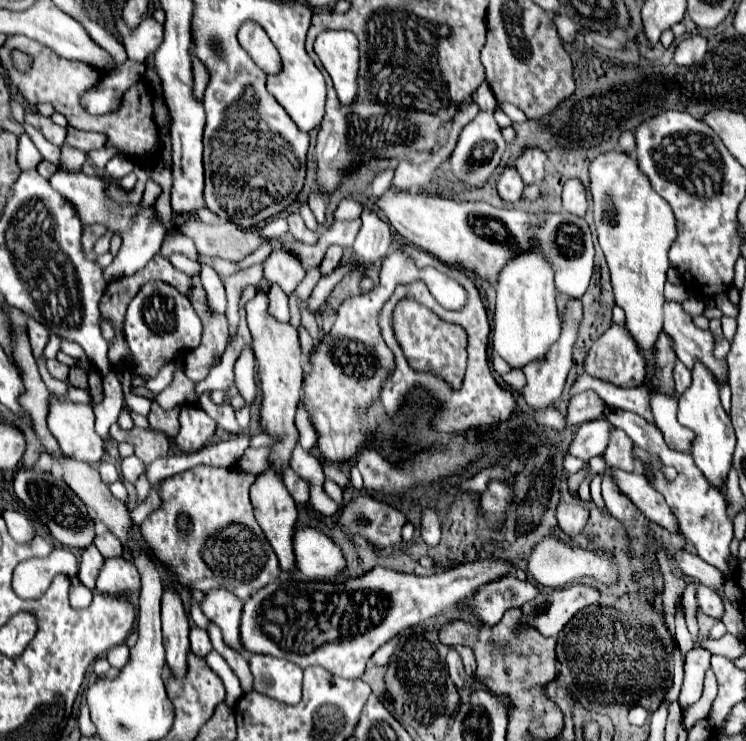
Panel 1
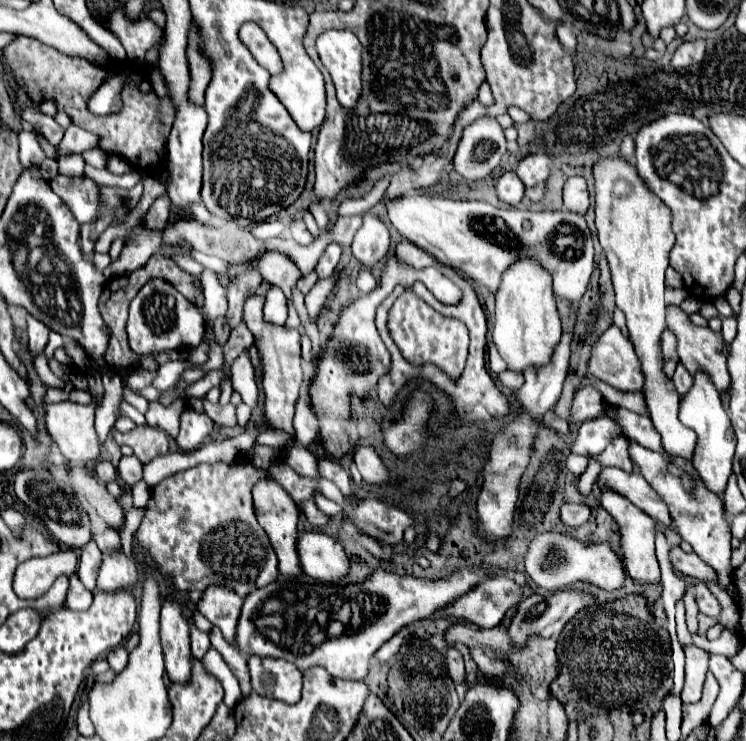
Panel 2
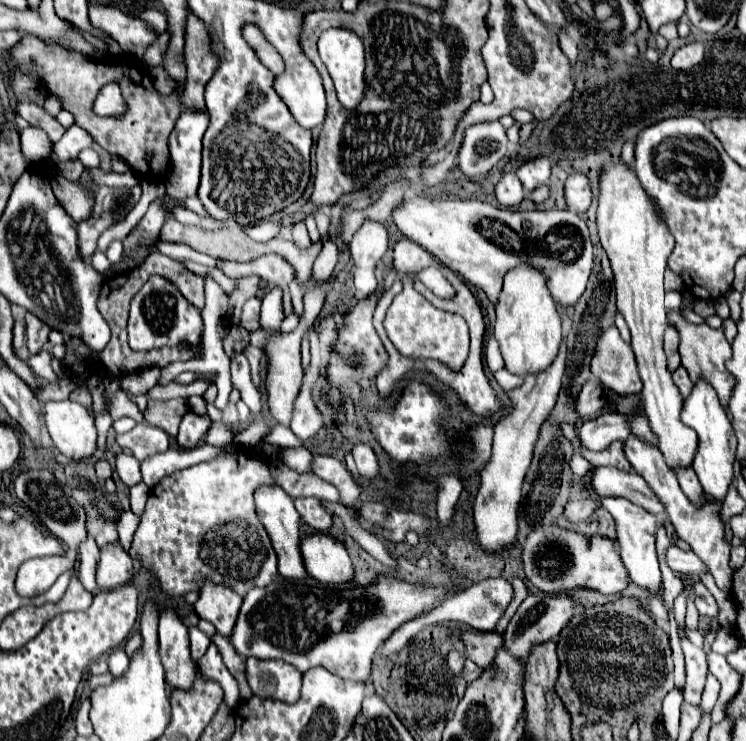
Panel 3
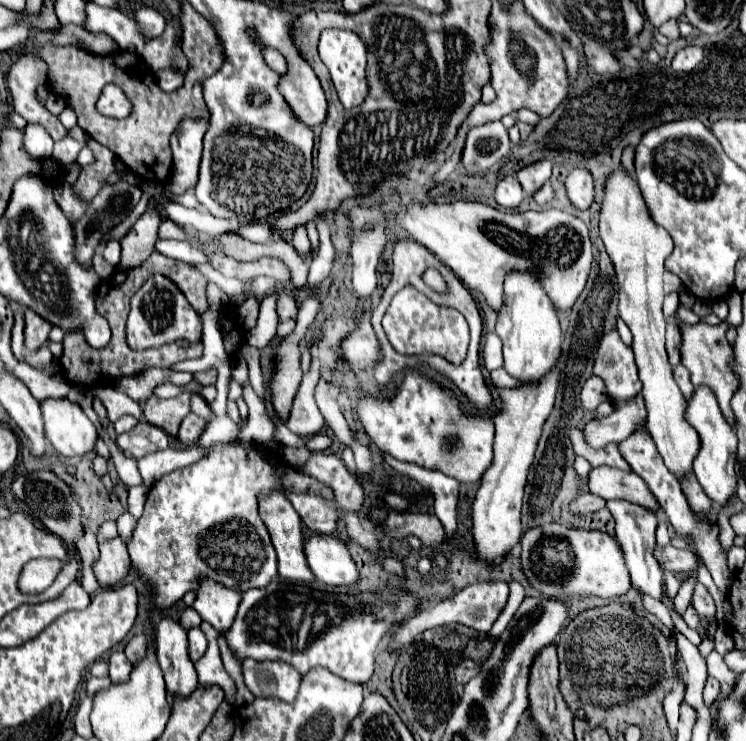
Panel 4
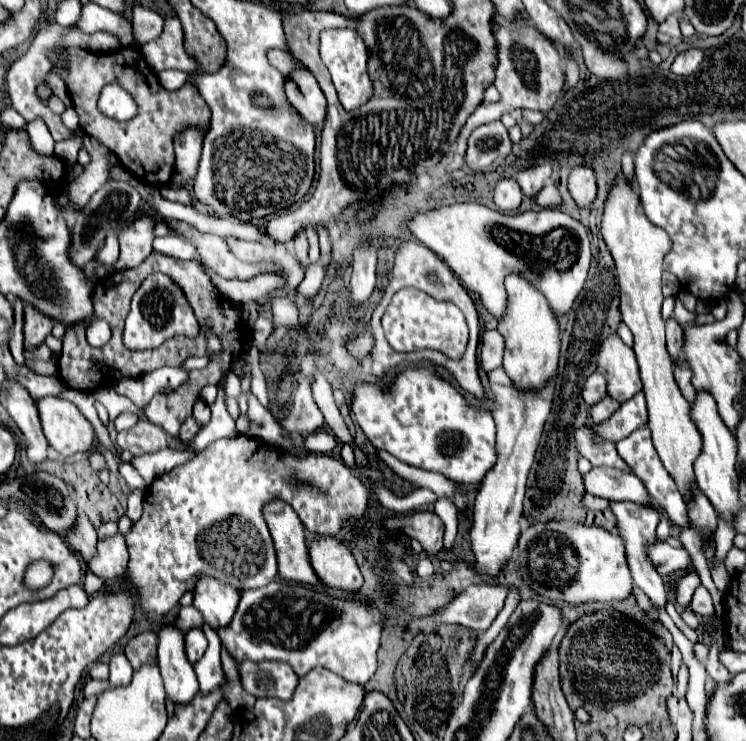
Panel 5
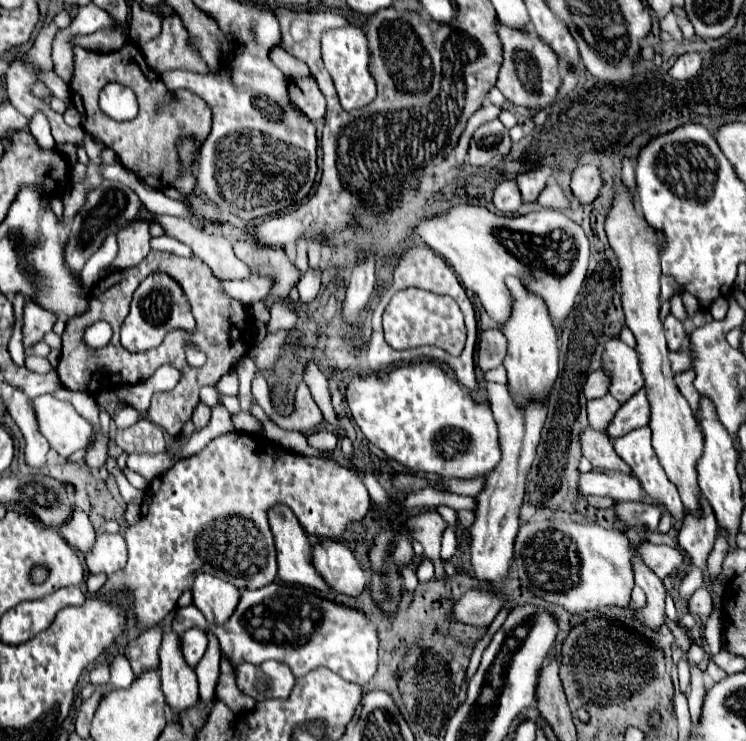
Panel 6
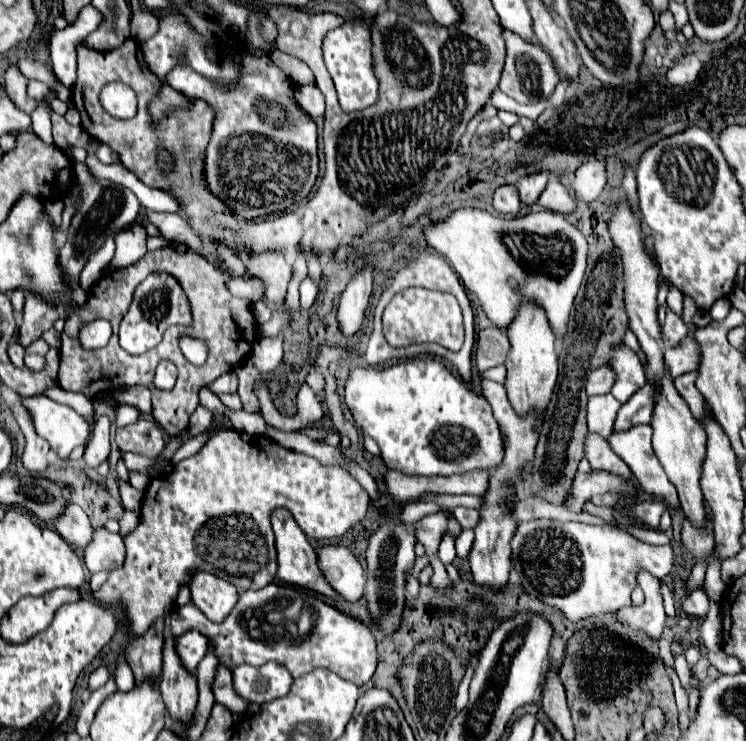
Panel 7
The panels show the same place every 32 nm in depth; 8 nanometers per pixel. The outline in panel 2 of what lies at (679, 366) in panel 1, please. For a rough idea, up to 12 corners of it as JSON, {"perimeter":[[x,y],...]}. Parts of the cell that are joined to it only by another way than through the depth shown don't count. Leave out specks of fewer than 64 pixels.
{"perimeter":[[678,364],[672,380],[680,396],[690,390],[690,374]]}

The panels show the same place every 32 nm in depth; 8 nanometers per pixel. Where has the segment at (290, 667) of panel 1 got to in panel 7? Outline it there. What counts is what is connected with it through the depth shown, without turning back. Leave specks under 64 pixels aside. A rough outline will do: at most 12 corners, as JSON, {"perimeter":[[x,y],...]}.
{"perimeter":[[276,662],[232,668],[242,700],[264,704],[286,696],[292,676]]}

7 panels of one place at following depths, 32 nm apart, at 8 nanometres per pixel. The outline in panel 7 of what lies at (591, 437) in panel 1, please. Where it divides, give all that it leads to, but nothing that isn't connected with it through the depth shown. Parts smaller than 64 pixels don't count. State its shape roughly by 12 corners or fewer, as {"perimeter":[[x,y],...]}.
{"perimeter":[[648,382],[616,416],[614,430],[652,420],[656,384]]}

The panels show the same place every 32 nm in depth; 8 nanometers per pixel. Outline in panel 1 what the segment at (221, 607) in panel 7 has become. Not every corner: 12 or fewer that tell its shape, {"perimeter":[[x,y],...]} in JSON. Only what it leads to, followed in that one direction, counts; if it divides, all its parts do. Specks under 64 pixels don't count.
{"perimeter":[[224,588],[200,602],[206,618],[220,626],[224,642],[242,650],[238,636],[242,600]]}

